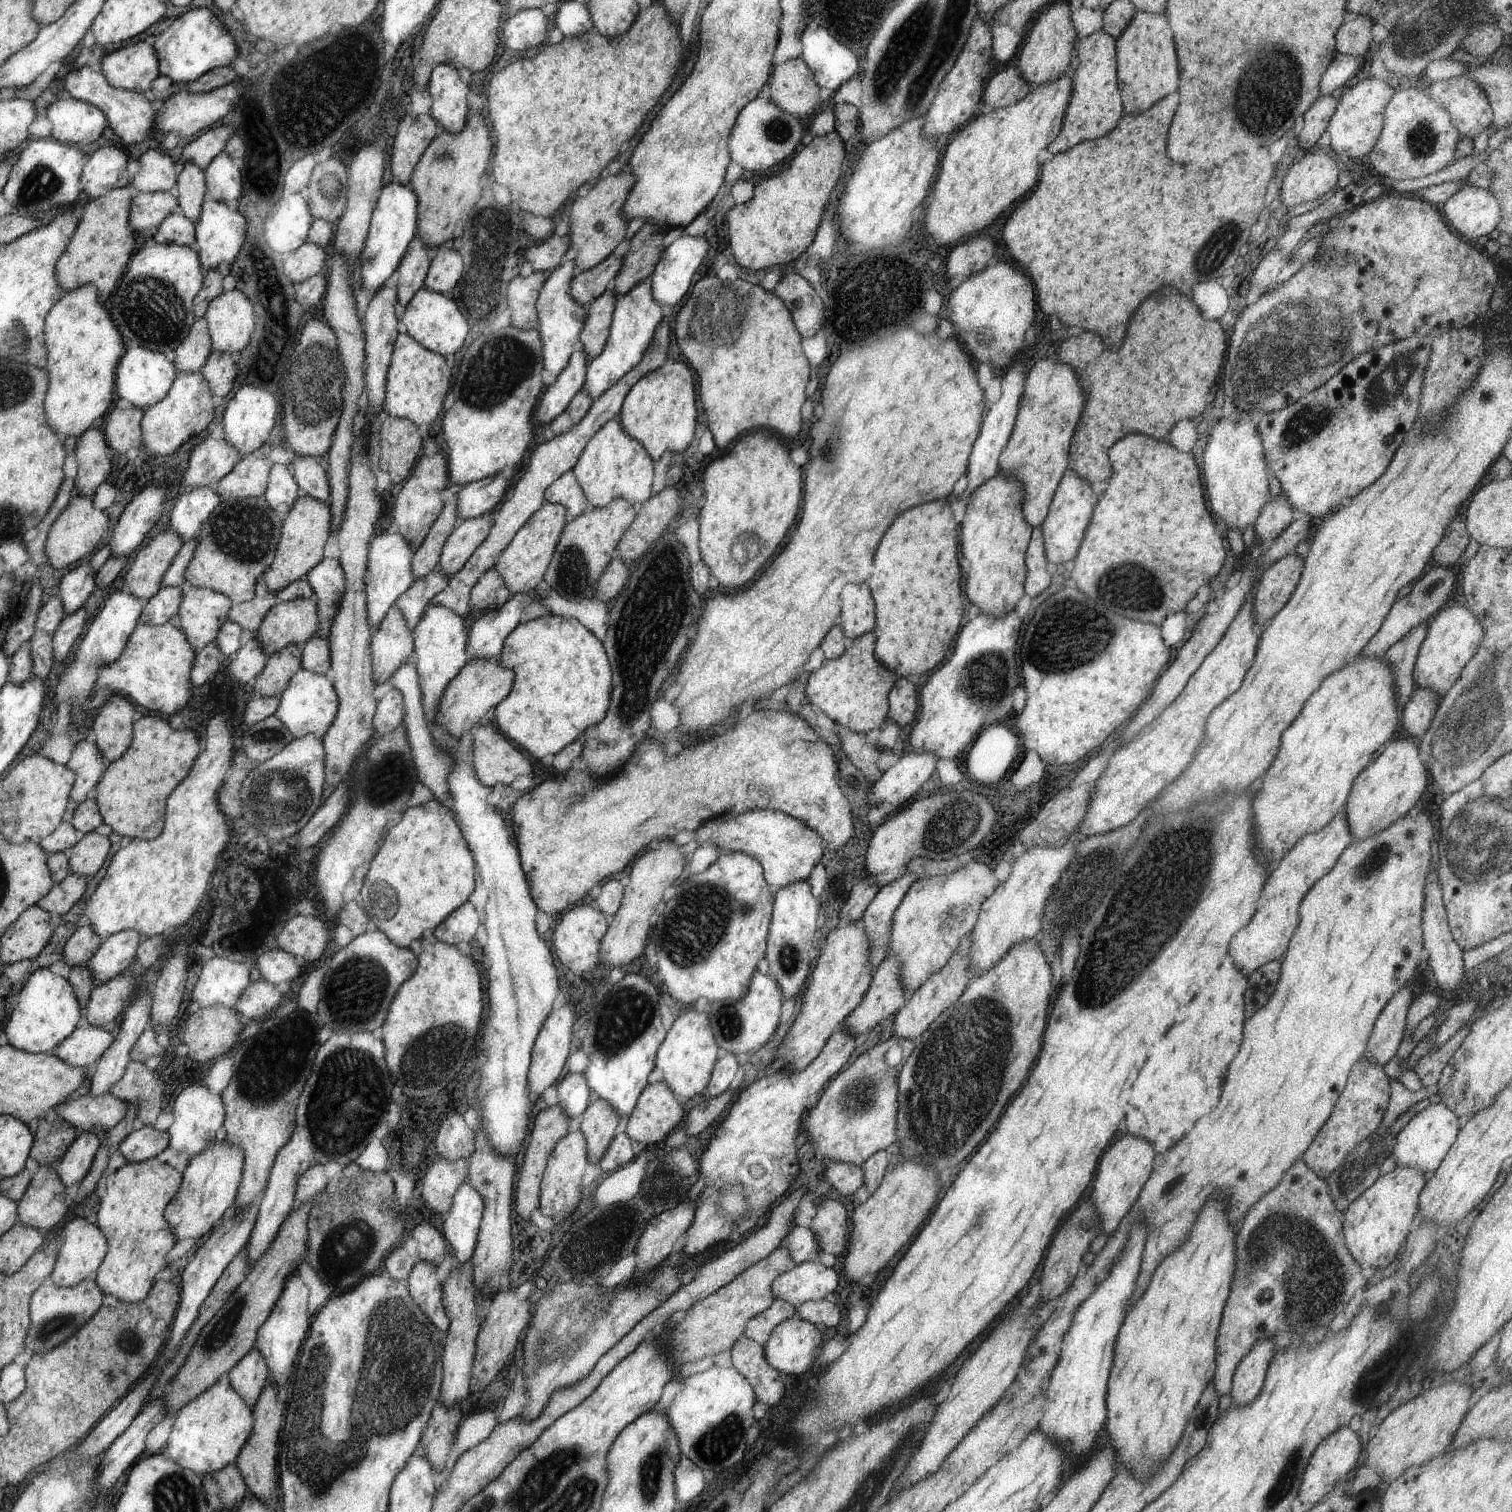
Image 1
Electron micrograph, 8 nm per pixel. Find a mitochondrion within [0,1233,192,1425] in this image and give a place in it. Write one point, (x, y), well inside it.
(53, 1326)

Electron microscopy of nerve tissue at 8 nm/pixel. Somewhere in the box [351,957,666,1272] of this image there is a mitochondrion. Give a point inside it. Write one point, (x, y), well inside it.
(630, 1012)

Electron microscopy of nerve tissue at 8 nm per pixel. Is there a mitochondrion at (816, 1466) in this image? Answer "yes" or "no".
no

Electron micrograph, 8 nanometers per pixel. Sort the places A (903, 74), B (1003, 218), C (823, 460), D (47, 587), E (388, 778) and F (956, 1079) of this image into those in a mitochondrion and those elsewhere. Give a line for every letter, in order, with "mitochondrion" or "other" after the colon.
A: mitochondrion
B: other
C: mitochondrion
D: other
E: mitochondrion
F: mitochondrion

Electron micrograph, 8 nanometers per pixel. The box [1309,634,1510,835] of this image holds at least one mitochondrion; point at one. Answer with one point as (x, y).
(1467, 729)

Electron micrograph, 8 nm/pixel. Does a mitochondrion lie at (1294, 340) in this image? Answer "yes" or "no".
yes

